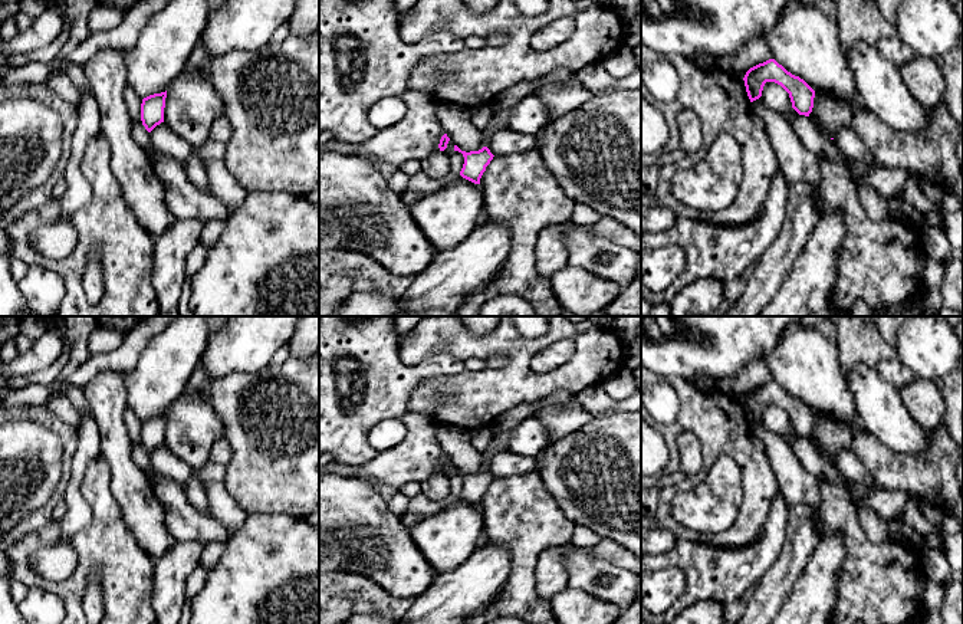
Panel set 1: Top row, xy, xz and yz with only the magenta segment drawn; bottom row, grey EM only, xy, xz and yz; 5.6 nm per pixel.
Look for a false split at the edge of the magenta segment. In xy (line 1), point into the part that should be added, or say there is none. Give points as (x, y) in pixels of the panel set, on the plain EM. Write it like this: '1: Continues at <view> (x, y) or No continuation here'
1: No continuation here

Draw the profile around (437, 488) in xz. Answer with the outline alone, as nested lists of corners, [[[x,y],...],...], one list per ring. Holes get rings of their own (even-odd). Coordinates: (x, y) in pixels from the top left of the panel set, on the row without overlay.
[[[438,473],[421,482],[421,493],[434,502],[444,500],[450,495],[450,479]]]

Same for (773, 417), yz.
[[[775,404],[765,405],[760,420],[768,430],[779,436],[792,430],[789,416]]]

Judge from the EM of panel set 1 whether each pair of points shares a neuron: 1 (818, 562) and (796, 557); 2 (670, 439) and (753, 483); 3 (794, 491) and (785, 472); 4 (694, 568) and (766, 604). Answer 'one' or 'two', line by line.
1: two
2: one
3: one
4: two

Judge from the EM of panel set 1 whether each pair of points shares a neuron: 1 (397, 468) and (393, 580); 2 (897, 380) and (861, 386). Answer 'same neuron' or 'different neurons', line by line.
1: different neurons
2: different neurons

